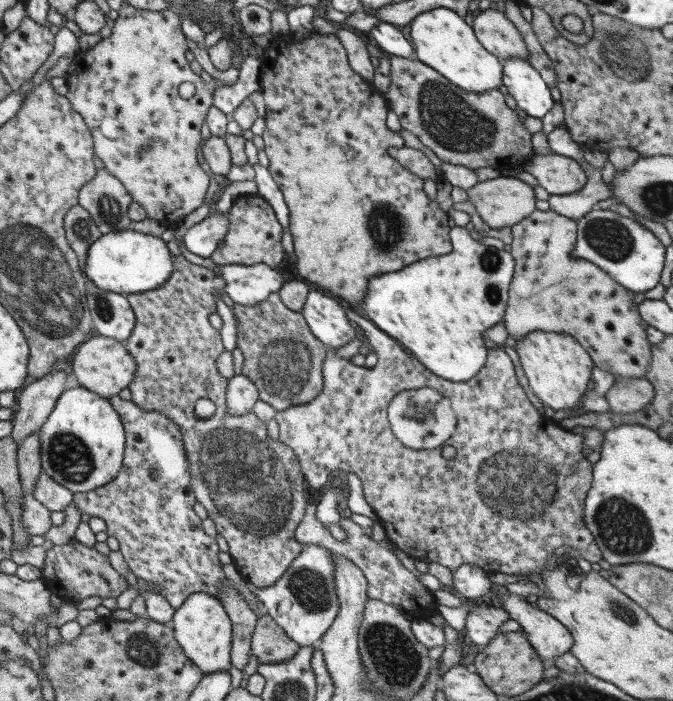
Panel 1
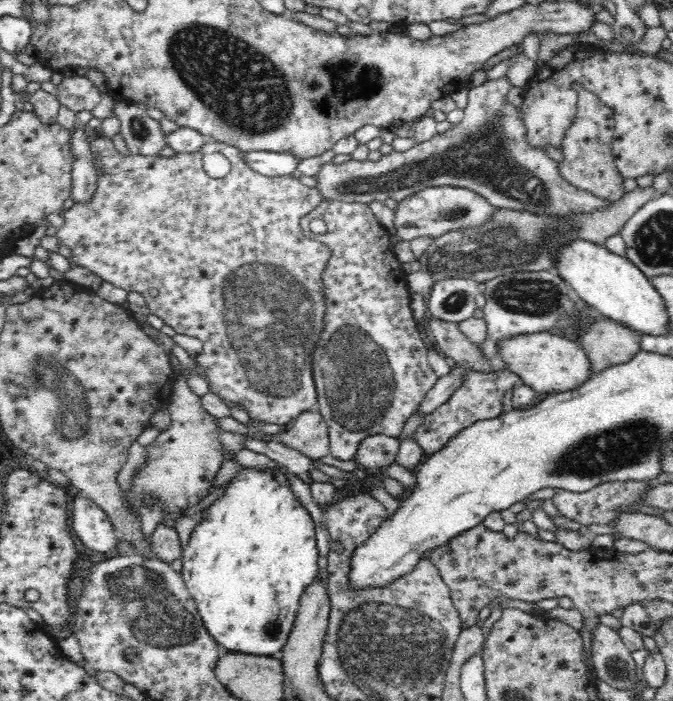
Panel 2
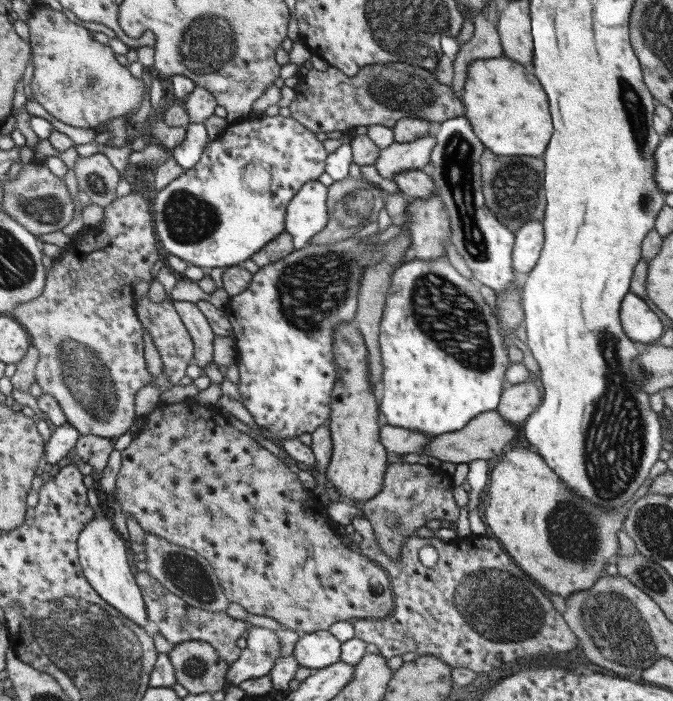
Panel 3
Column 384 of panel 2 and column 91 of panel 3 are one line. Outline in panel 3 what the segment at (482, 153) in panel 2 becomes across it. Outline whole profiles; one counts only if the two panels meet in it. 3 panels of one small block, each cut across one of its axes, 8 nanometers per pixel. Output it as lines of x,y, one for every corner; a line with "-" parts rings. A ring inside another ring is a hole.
104,154
79,157
74,166
78,187
98,206
106,207
116,198
120,172

